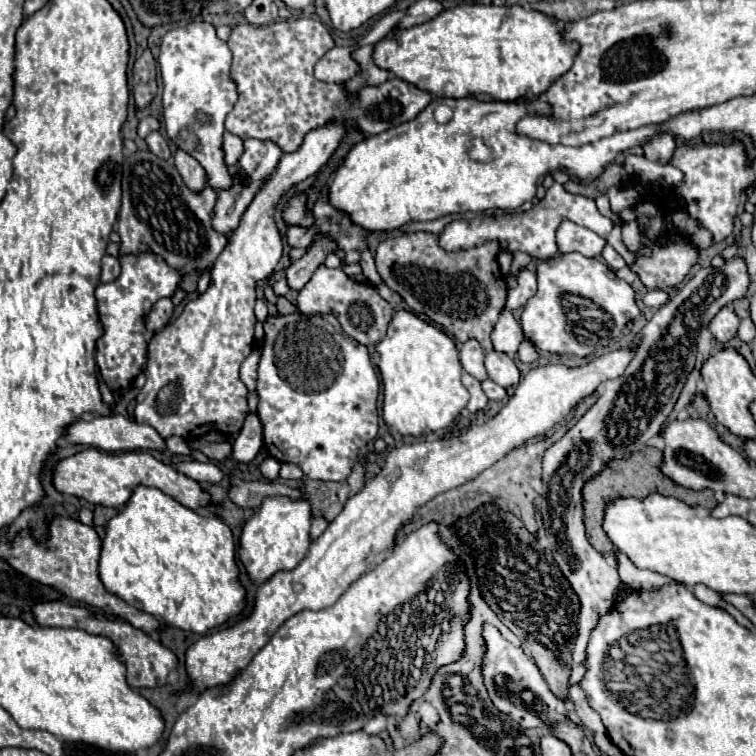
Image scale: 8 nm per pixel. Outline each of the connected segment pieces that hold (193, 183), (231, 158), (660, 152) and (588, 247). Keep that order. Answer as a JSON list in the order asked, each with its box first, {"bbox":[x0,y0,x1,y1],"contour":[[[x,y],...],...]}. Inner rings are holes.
[{"bbox":[174,150,206,190],"contour":[[[176,150],[174,154],[174,164],[178,168],[178,172],[182,174],[184,182],[192,188],[192,190],[202,190],[206,184],[206,174],[204,168],[200,166],[200,162],[196,162],[196,158],[192,158],[188,152],[184,150]]]},{"bbox":[222,132,244,168],"contour":[[[224,132],[222,150],[224,150],[224,164],[226,164],[228,168],[232,168],[232,166],[238,162],[242,150],[244,150],[244,148],[242,148],[242,140],[240,140],[238,136],[234,136],[234,134]]]},{"bbox":[642,132,676,164],"contour":[[[662,132],[658,134],[656,138],[650,138],[642,144],[642,150],[644,150],[644,156],[648,160],[654,160],[654,162],[662,162],[666,164],[674,152],[674,146],[676,146],[676,138],[670,134],[670,132]]]},{"bbox":[556,222,606,258],"contour":[[[572,222],[560,224],[556,232],[556,242],[560,252],[580,252],[588,258],[598,258],[606,246],[606,240],[600,238],[596,232]]]}]

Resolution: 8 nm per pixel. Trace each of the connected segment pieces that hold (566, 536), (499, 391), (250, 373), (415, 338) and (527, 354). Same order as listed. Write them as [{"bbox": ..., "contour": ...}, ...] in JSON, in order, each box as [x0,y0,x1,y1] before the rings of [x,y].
[{"bbox":[540,256,750,662],"contour":[[[742,256],[730,258],[726,260],[726,264],[722,268],[700,268],[696,272],[696,276],[692,280],[688,280],[684,284],[682,290],[678,290],[678,294],[668,300],[654,316],[652,320],[636,334],[634,338],[634,358],[630,360],[626,372],[618,378],[612,378],[608,382],[602,384],[602,392],[598,396],[598,400],[594,402],[594,406],[556,442],[552,444],[546,454],[544,454],[544,472],[542,472],[542,494],[540,494],[540,516],[544,522],[544,530],[546,536],[550,540],[550,544],[554,544],[552,548],[552,556],[556,558],[556,564],[560,566],[564,578],[568,580],[568,584],[572,586],[574,594],[580,598],[580,618],[578,618],[578,654],[572,654],[574,660],[582,662],[584,660],[584,650],[586,650],[586,642],[588,642],[588,634],[594,628],[596,620],[606,614],[612,606],[614,606],[614,594],[618,592],[618,588],[622,586],[622,580],[618,576],[616,570],[616,562],[612,556],[600,554],[586,538],[584,534],[584,524],[582,524],[582,486],[586,480],[590,480],[592,476],[596,476],[612,458],[622,458],[628,452],[636,452],[636,450],[644,450],[646,442],[654,436],[658,436],[658,432],[662,430],[668,414],[672,412],[680,390],[686,382],[688,372],[692,372],[694,368],[694,360],[696,360],[696,344],[698,344],[698,336],[700,330],[706,328],[710,324],[710,320],[718,314],[718,310],[722,306],[732,304],[738,298],[744,298],[748,294],[748,286],[750,286],[750,274],[748,274],[748,266],[746,260]]]},{"bbox":[482,378,506,400],"contour":[[[490,378],[482,382],[482,390],[488,396],[488,400],[502,400],[502,398],[506,398],[506,390],[502,386],[498,386],[496,382],[492,382]]]},{"bbox":[240,338,266,390],"contour":[[[262,338],[252,354],[242,362],[242,368],[240,368],[240,376],[242,376],[242,382],[246,384],[248,390],[254,390],[256,388],[256,382],[258,382],[258,362],[260,362],[260,356],[262,356],[262,350],[264,350],[264,342],[266,338]]]},{"bbox":[376,310,468,436],"contour":[[[410,310],[392,316],[384,340],[376,346],[376,366],[384,384],[382,418],[404,436],[446,430],[468,404],[468,390],[462,386],[462,366],[454,340],[440,328],[424,322]]]},{"bbox":[518,340,538,364],"contour":[[[524,340],[524,342],[520,344],[520,348],[518,348],[518,358],[520,358],[520,362],[532,364],[532,362],[538,358],[538,352],[536,352],[536,348],[534,348],[528,340]]]}]

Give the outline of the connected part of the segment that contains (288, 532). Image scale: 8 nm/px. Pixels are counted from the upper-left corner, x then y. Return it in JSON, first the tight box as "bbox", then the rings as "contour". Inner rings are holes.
{"bbox":[238,498,310,584],"contour":[[[266,498],[262,506],[254,512],[254,516],[244,524],[238,558],[244,564],[250,580],[254,584],[262,584],[272,578],[272,574],[280,570],[294,570],[310,546],[310,506],[306,500],[290,500],[290,498]]]}

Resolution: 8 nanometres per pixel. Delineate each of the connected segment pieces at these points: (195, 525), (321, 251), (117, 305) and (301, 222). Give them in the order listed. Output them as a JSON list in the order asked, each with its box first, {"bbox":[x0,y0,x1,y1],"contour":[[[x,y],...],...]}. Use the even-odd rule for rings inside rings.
[{"bbox":[98,486,244,634],"contour":[[[138,486],[124,508],[118,510],[106,524],[102,538],[98,576],[108,592],[116,594],[134,608],[152,614],[160,622],[204,634],[206,630],[224,624],[244,606],[244,588],[238,586],[236,550],[230,528],[216,516],[198,516],[194,510],[178,504],[158,488]]]},{"bbox":[286,238,336,290],"contour":[[[318,238],[310,250],[296,262],[286,268],[286,280],[290,290],[302,290],[304,284],[312,278],[314,270],[324,262],[324,258],[336,250],[336,244],[330,238]]]},{"bbox":[96,254,178,390],"contour":[[[156,254],[140,256],[122,256],[122,274],[110,284],[100,284],[96,288],[96,310],[98,320],[104,328],[102,336],[96,342],[96,364],[100,370],[106,370],[108,388],[120,390],[126,388],[146,364],[146,348],[152,334],[146,330],[146,314],[154,302],[160,298],[170,298],[178,288],[178,272],[172,270]]]},{"bbox":[282,196,314,226],"contour":[[[294,196],[290,200],[290,206],[284,210],[282,216],[290,226],[310,226],[314,222],[314,216],[306,210],[306,198],[304,196]]]}]

